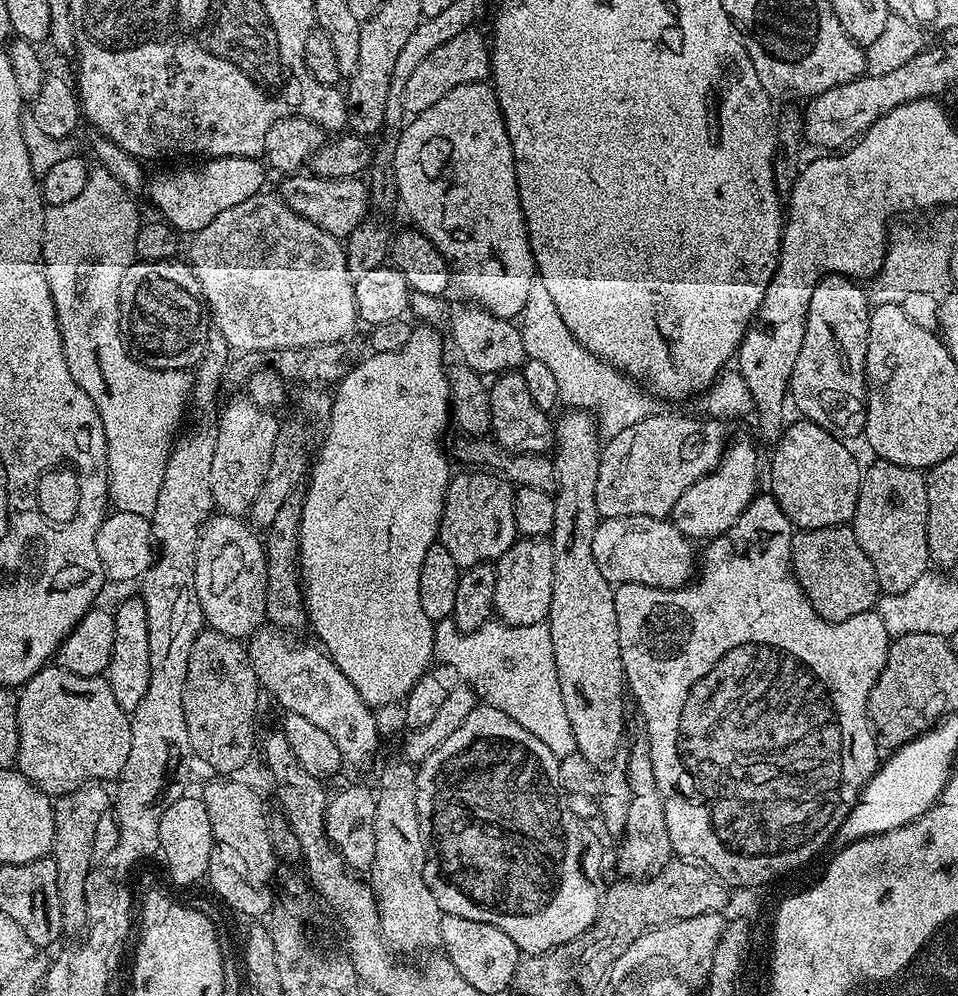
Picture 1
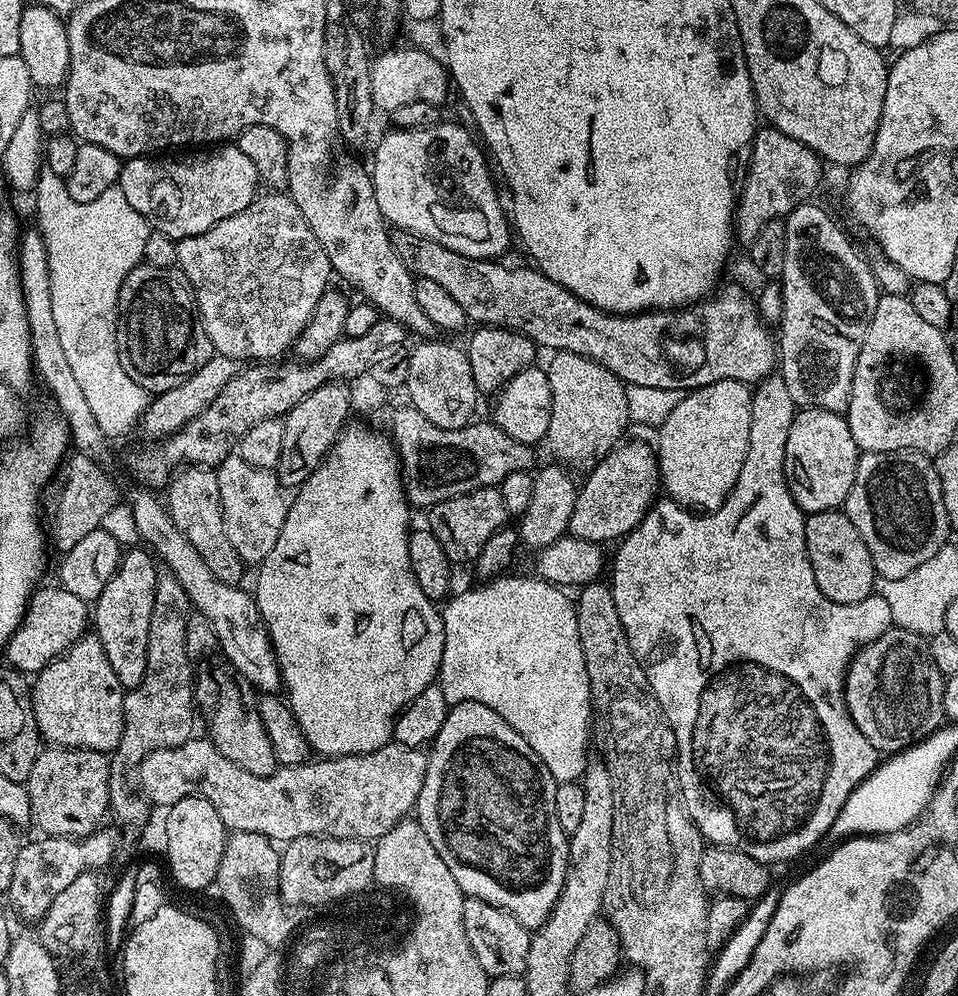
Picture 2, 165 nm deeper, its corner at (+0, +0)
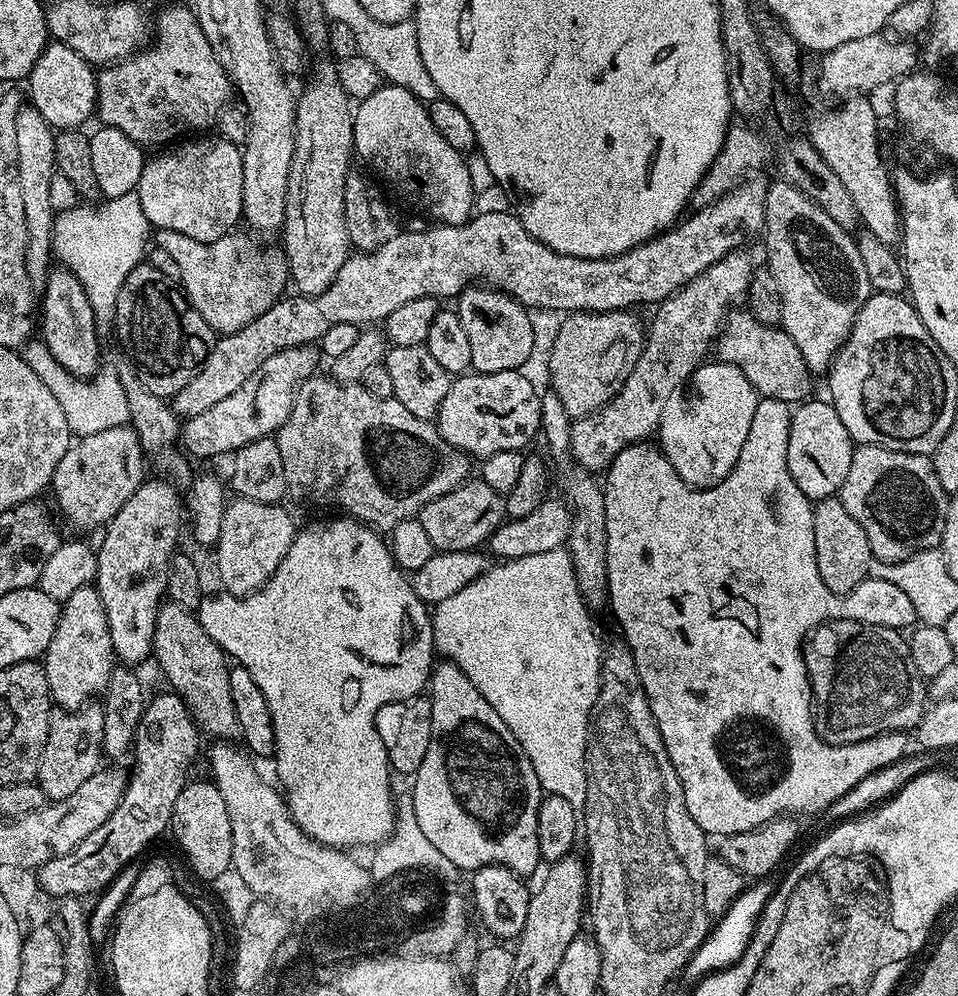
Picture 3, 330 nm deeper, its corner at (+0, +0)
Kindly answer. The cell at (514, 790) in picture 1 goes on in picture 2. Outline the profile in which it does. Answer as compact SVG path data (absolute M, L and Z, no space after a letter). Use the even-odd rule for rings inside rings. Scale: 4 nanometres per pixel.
M467 700L449 707L446 722L430 745L426 782L422 782L414 809L414 819L426 830L426 838L430 838L442 862L450 866L450 874L454 874L454 882L465 897L505 908L529 930L546 922L568 873L569 833L558 826L558 814L554 814L556 786L542 758L530 750L518 730L502 722L490 706Z

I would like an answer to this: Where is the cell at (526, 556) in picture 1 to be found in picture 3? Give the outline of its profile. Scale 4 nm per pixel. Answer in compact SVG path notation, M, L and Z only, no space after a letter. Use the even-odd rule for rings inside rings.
M737 250L724 256L679 292L660 301L652 329L647 329L642 354L618 394L595 415L579 417L572 425L570 456L584 467L581 469L592 474L603 473L623 448L647 441L648 435L659 429L666 402L691 381L692 371L707 357L704 355L708 352L708 343L719 337L726 320L724 308L731 309L732 300L739 296L741 299L747 293L754 264L742 253Z

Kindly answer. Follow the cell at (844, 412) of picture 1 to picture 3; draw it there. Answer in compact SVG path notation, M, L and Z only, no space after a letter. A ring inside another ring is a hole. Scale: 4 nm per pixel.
M783 178L773 179L769 183L764 203L763 236L764 252L768 255L766 267L774 274L774 282L778 282L778 294L782 294L779 327L794 338L794 346L802 350L802 358L806 358L806 366L813 374L827 373L837 352L852 332L858 310L874 291L870 278L866 278L866 266L862 266L857 241L850 235L849 229L838 226L830 214L822 211L809 196L802 194L802 190Z

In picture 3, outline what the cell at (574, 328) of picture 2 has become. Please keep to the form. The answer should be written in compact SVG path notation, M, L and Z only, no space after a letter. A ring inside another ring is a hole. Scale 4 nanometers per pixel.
M747 310L735 312L727 317L726 327L718 337L719 359L723 363L738 366L738 370L746 374L750 386L754 386L761 397L769 396L790 406L809 399L811 392L808 391L812 388L814 374L806 366L802 350L794 346L794 338L790 338L790 334L786 334L779 326L758 322Z

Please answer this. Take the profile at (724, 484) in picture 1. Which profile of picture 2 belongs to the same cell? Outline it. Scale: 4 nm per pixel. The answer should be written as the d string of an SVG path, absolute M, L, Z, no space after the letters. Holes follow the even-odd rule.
M719 380L710 386L693 388L681 395L678 406L670 410L670 418L660 424L654 439L662 488L667 499L697 514L713 512L723 506L734 490L734 482L738 482L738 474L742 474L742 462L746 462L746 450L750 446L752 394L753 389L747 384L737 380Z

